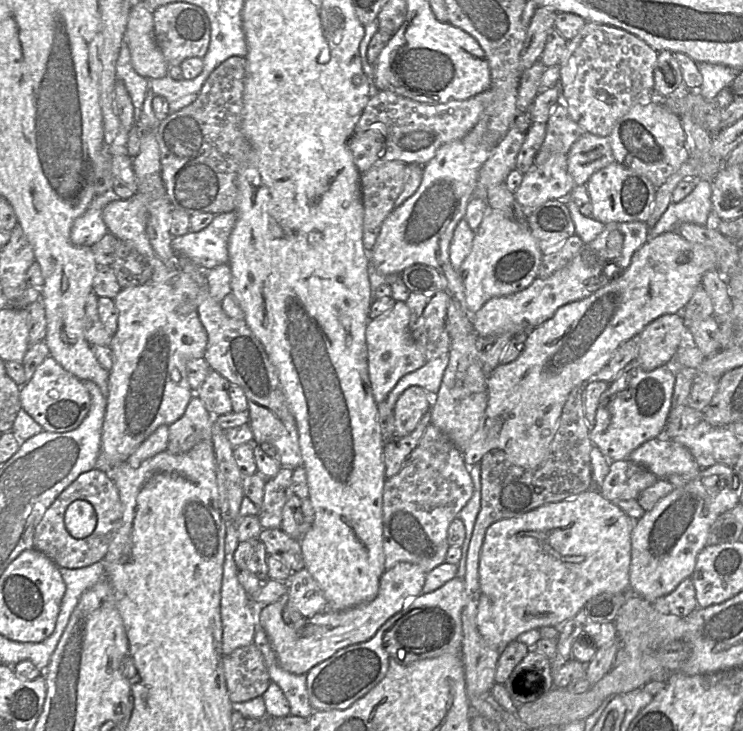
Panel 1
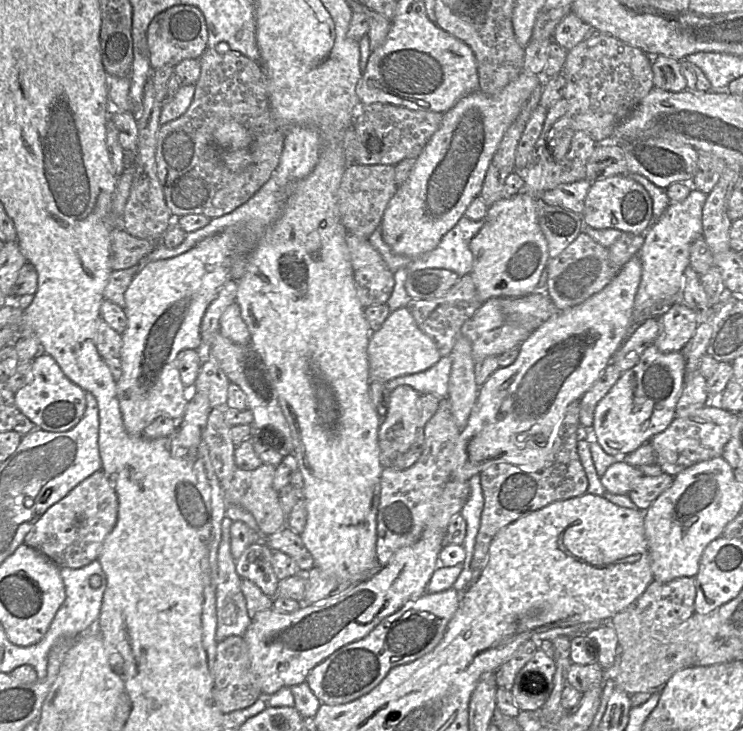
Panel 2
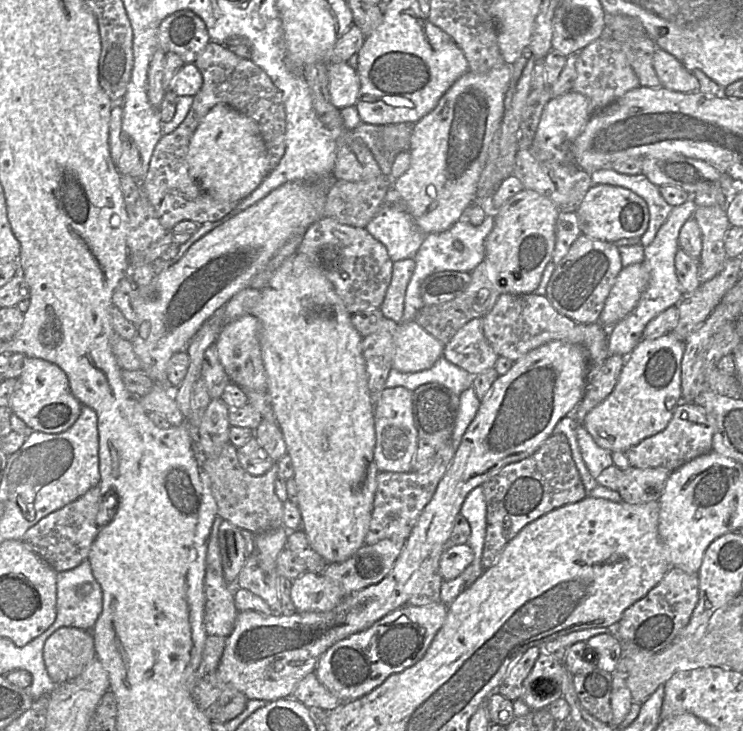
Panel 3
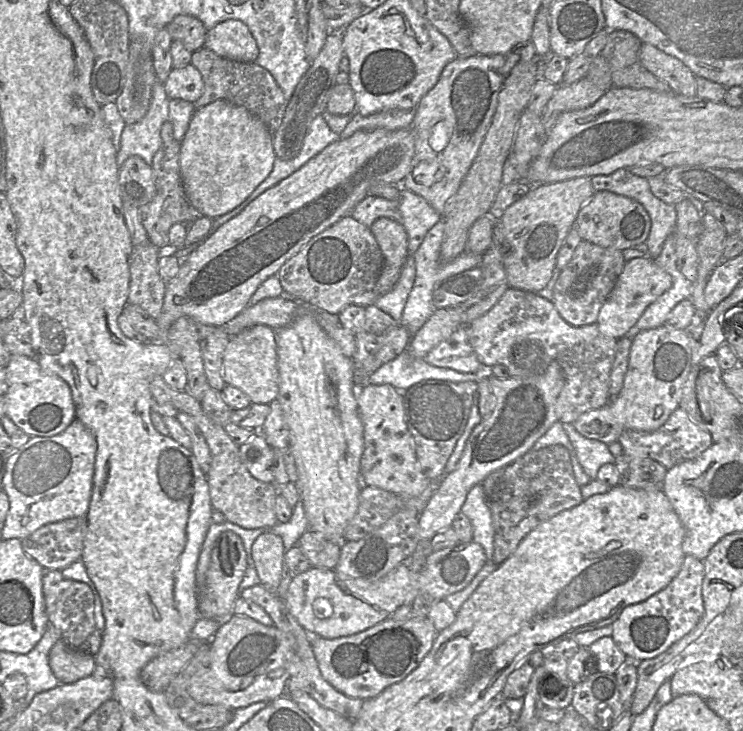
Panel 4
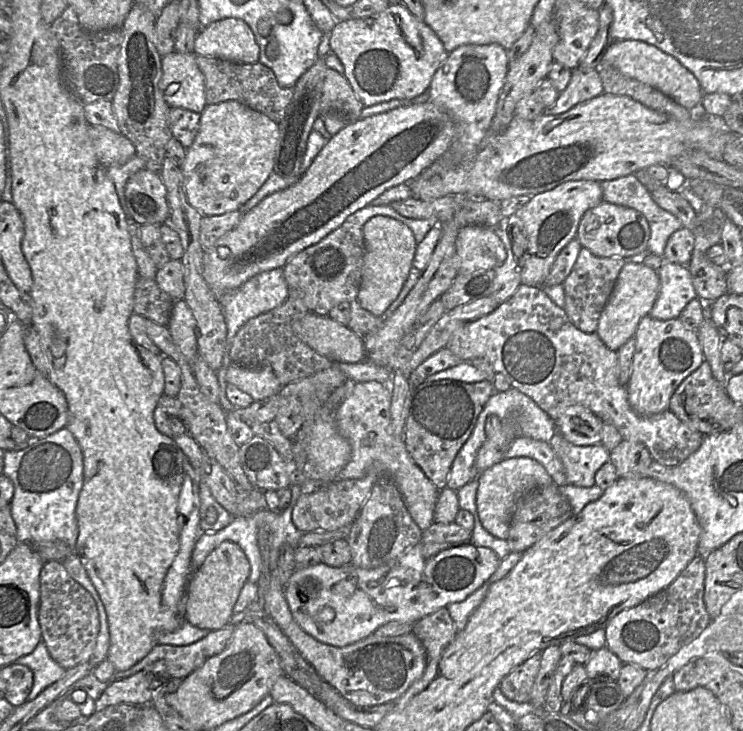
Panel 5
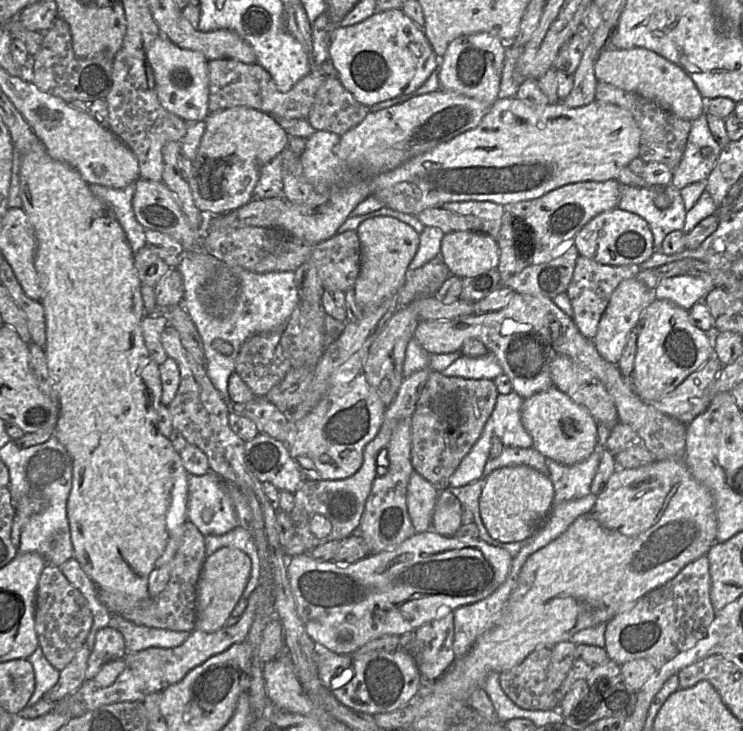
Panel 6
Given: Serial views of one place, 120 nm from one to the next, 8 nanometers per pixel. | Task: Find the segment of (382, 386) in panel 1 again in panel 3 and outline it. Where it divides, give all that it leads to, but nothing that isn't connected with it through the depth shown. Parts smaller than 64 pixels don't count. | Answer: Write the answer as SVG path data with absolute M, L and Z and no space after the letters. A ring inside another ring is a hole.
M415 321L398 324L394 343L392 368L400 372L429 369L443 355L444 345Z

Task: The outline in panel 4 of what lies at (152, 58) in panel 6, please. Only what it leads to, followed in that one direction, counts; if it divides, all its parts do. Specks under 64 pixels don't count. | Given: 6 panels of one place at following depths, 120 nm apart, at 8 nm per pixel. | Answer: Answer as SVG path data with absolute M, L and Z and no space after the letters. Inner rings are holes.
M189 63L181 68L172 68L163 86L168 98L194 103L201 97L204 83L200 72Z

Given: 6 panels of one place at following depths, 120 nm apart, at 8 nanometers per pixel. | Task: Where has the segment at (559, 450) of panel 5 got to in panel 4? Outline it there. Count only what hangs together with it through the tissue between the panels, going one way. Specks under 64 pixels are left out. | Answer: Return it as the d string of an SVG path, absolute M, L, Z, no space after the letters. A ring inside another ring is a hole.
M572 423L563 424L563 429L569 437L580 465L591 480L597 478L598 470L602 465L615 463L615 457L610 453L607 444L585 438Z

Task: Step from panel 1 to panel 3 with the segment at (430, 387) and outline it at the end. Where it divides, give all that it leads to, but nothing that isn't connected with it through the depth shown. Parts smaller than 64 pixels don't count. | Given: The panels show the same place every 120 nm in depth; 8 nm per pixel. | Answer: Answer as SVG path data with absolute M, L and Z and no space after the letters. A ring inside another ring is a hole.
M441 356L432 367L418 372L400 372L391 368L385 381L385 388L404 387L411 392L427 383L438 383L460 395L473 382L473 375Z

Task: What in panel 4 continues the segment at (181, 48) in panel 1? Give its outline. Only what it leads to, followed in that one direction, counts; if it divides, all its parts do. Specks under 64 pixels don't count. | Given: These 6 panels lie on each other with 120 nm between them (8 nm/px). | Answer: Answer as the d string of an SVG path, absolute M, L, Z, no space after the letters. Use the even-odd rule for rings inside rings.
M177 15L166 26L173 41L180 41L191 53L205 44L207 30L202 22L190 15Z

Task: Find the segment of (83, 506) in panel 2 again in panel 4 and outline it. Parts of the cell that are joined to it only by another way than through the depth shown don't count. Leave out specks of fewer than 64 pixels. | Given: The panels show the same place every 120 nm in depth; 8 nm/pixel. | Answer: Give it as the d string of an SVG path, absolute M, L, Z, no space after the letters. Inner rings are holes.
M85 517L49 523L21 540L22 547L45 570L62 571L81 559L86 531Z

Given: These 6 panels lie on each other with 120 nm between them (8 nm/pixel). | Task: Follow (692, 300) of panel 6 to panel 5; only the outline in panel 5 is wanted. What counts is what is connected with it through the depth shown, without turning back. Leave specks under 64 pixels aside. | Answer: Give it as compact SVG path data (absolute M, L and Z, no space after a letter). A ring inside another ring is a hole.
M662 257L657 272L660 280L659 294L649 315L659 320L676 319L685 306L697 298L688 267Z

